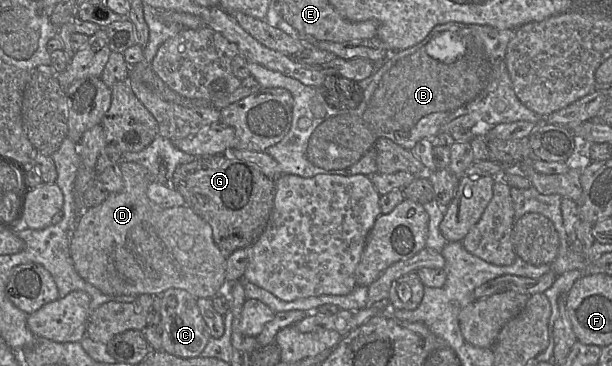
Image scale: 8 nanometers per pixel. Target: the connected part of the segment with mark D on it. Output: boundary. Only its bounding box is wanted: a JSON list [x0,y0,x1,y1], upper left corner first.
[70,161,227,299]

